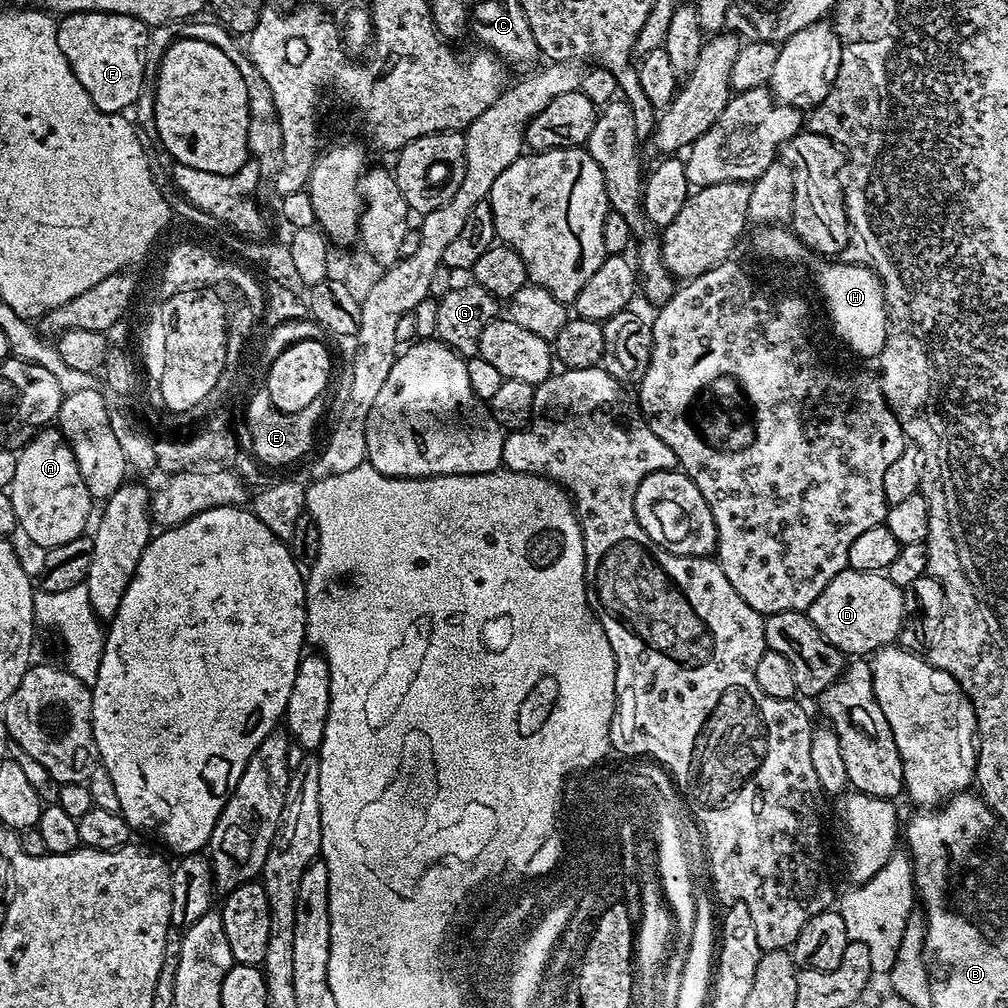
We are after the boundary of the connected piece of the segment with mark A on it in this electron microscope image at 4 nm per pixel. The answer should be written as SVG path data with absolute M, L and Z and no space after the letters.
M56 426L43 428L19 449L10 495L19 531L24 531L40 550L74 542L74 538L85 535L84 527L88 519L89 524L93 519L92 495L86 490L86 482L82 482L82 470L78 470L72 447Z

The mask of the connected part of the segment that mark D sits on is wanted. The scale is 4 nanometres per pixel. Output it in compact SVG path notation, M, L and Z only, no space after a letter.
M847 567L828 583L826 590L822 590L822 594L818 594L812 604L807 605L806 615L840 652L852 658L864 658L880 648L897 643L900 628L904 625L904 593L905 589L894 586L894 582L890 582L884 572L859 572Z

